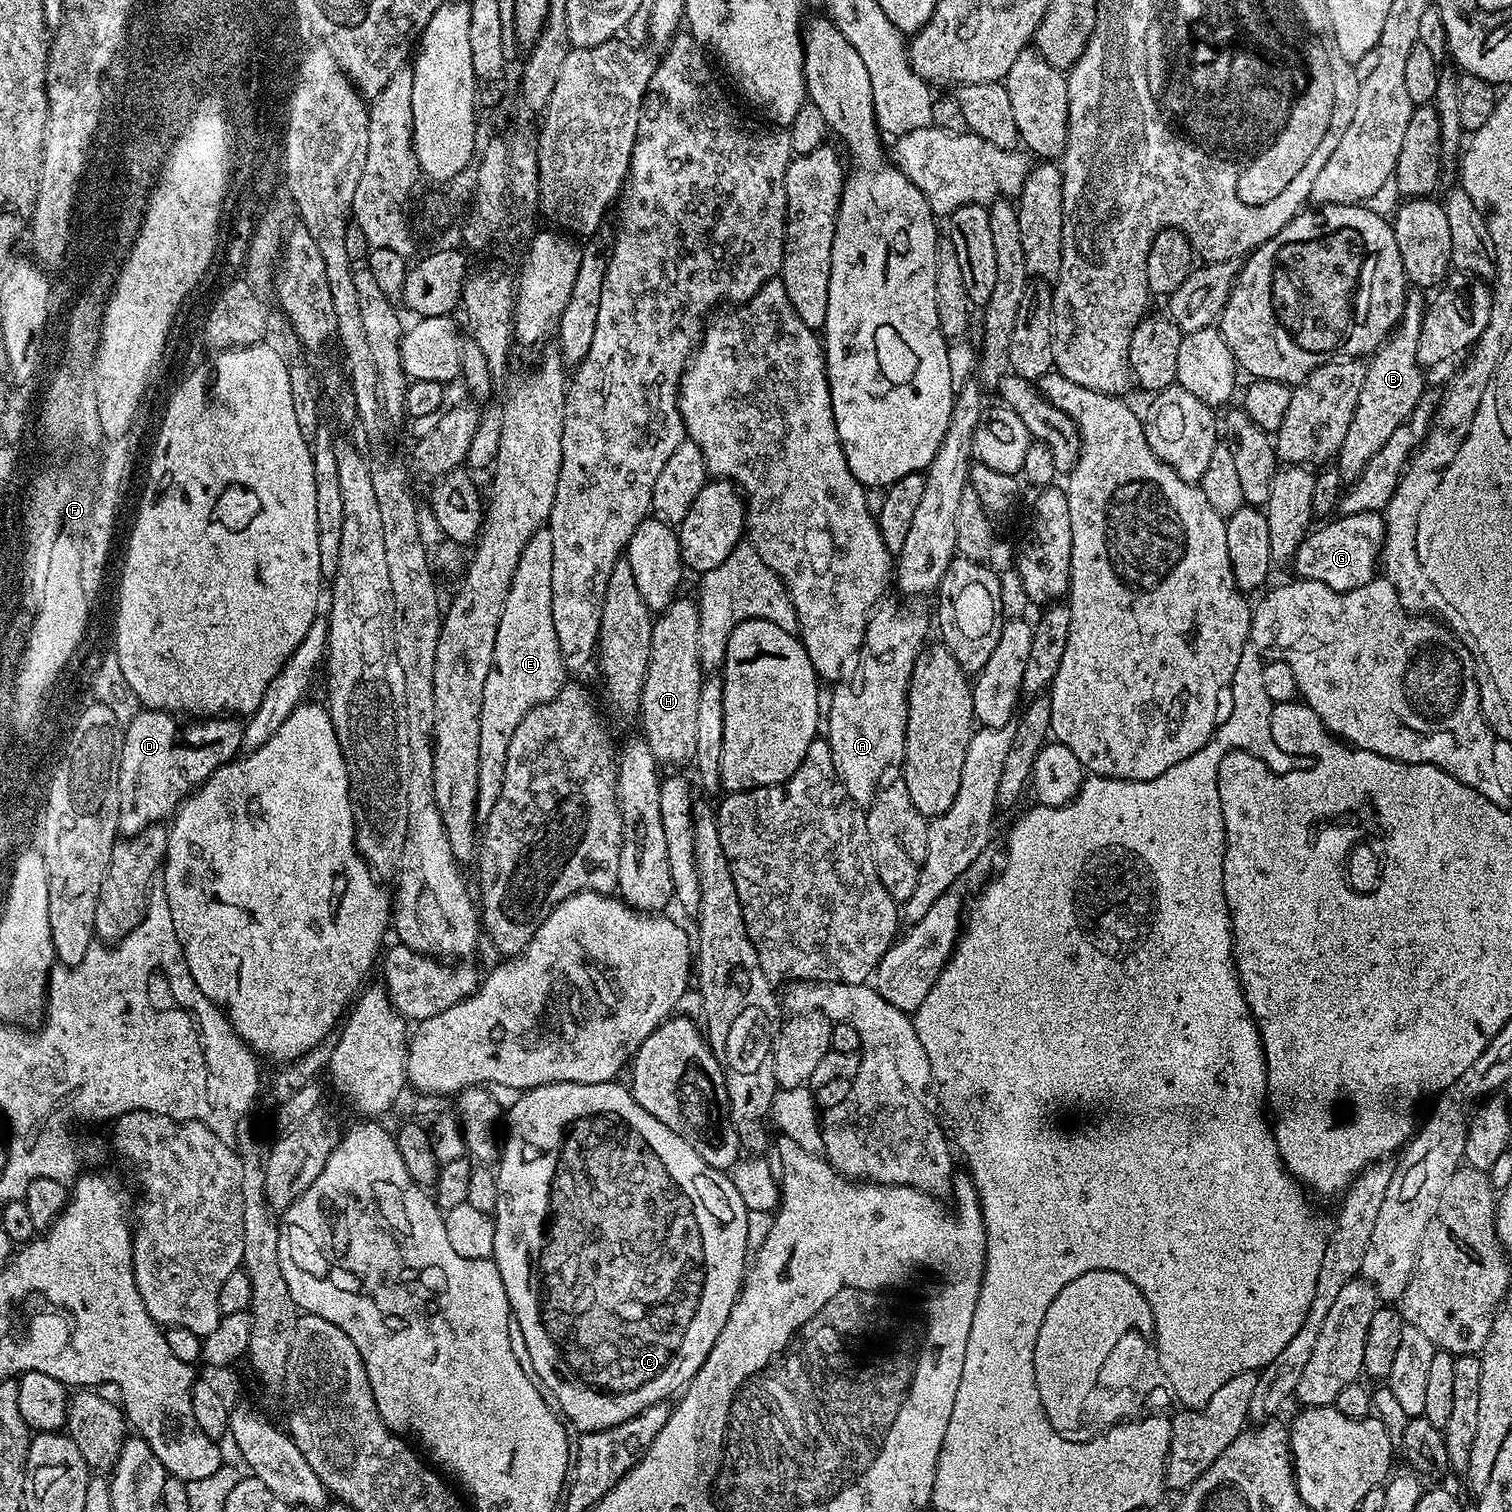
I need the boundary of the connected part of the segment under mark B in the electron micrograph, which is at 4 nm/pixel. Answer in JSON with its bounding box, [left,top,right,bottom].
[1338,295,1426,482]

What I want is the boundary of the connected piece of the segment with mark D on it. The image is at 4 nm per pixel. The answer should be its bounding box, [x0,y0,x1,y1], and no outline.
[118,710,245,836]

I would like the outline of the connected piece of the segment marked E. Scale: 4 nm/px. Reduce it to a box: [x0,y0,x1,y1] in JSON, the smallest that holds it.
[476,554,566,818]

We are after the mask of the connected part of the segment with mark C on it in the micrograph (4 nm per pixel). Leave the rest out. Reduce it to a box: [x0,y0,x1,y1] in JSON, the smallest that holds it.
[491,1082,750,1433]

